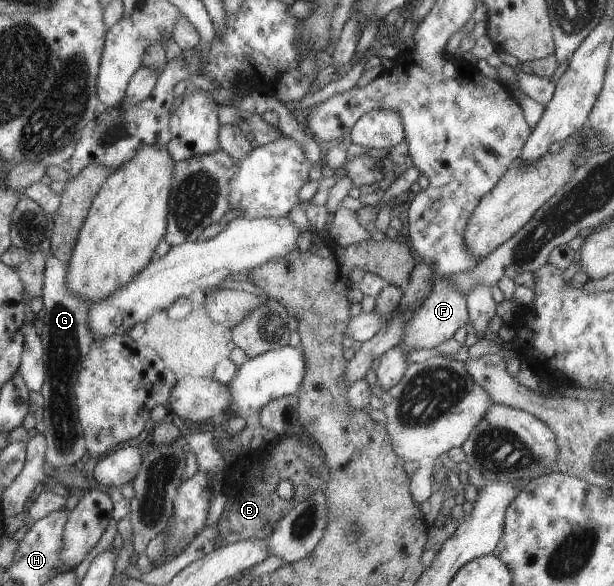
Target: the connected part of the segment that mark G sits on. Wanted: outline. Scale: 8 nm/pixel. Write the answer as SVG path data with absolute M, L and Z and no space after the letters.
M44 253L45 270L42 284L43 322L39 334L43 348L44 381L40 388L44 400L42 420L45 430L45 467L50 470L65 470L77 467L88 456L86 453L83 428L77 416L74 401L74 385L77 373L81 370L83 359L89 352L89 345L95 334L87 328L88 304L79 295L67 290L65 286L66 265L63 265L51 253Z

